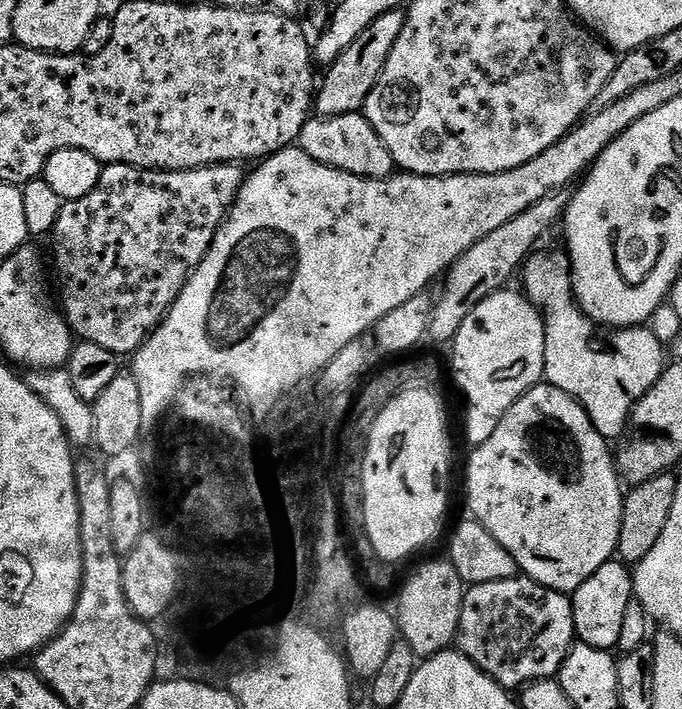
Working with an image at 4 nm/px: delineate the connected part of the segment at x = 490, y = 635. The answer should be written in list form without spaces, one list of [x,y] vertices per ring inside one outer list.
[[[523,574],[471,585],[464,593],[459,620],[455,647],[505,690],[559,677],[562,662],[578,640],[571,599]]]

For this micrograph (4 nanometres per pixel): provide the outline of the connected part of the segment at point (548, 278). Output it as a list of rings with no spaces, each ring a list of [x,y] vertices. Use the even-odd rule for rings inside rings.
[[[533,251],[523,265],[522,292],[531,300],[535,308],[540,309],[544,317],[544,374],[547,383],[558,390],[566,390],[566,394],[573,396],[584,407],[586,414],[590,414],[590,422],[594,422],[594,430],[598,430],[598,434],[602,434],[604,440],[619,441],[625,435],[630,423],[632,407],[651,390],[654,382],[658,382],[658,378],[665,370],[666,345],[658,342],[658,338],[654,338],[651,327],[601,327],[595,320],[591,320],[577,304],[576,295],[572,292],[572,263],[568,260],[567,251],[540,251]]]

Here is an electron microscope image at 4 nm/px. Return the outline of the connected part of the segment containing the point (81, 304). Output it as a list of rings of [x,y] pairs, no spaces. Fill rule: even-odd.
[[[105,164],[101,167],[100,177],[98,178],[98,186],[94,186],[94,190],[90,190],[90,194],[86,194],[86,198],[78,198],[70,200],[60,205],[60,213],[58,214],[58,222],[50,233],[50,241],[52,240],[52,248],[56,251],[56,276],[60,279],[60,296],[58,292],[58,304],[64,313],[64,319],[68,321],[69,328],[72,329],[73,337],[85,340],[86,342],[94,342],[94,346],[102,346],[106,350],[110,350],[115,356],[121,358],[131,357],[146,342],[146,338],[156,329],[160,323],[164,321],[164,316],[174,306],[174,302],[178,298],[178,294],[182,294],[182,286],[186,286],[188,277],[192,271],[202,262],[202,258],[206,258],[206,254],[210,250],[210,246],[214,242],[214,238],[218,234],[218,230],[224,225],[224,219],[228,216],[229,210],[234,206],[234,202],[238,198],[238,194],[242,190],[246,179],[246,172],[240,164],[211,164],[205,168],[195,168],[194,170],[186,170],[185,172],[162,172],[158,168],[139,168],[138,166],[126,166],[125,164]]]

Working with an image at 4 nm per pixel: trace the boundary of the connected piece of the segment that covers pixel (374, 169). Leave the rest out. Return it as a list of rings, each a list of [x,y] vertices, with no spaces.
[[[360,112],[308,119],[300,131],[298,146],[306,154],[310,154],[314,162],[322,162],[326,166],[367,180],[387,180],[394,172],[390,150],[386,150],[374,126],[370,126],[367,116]]]

